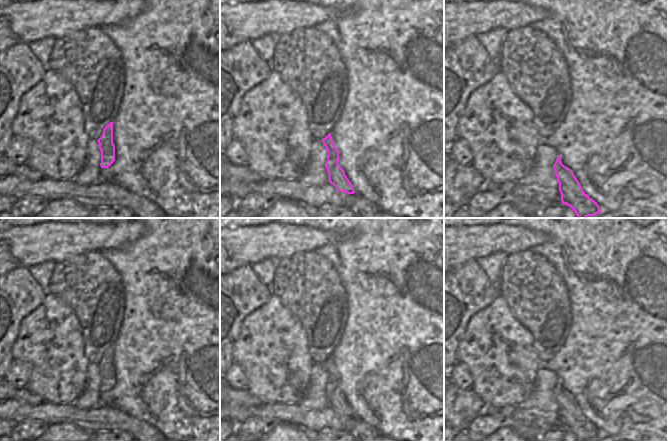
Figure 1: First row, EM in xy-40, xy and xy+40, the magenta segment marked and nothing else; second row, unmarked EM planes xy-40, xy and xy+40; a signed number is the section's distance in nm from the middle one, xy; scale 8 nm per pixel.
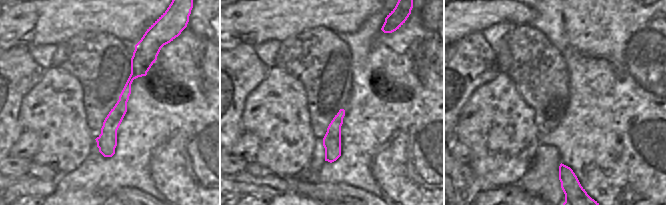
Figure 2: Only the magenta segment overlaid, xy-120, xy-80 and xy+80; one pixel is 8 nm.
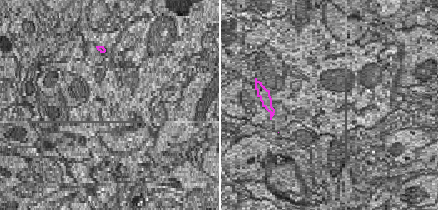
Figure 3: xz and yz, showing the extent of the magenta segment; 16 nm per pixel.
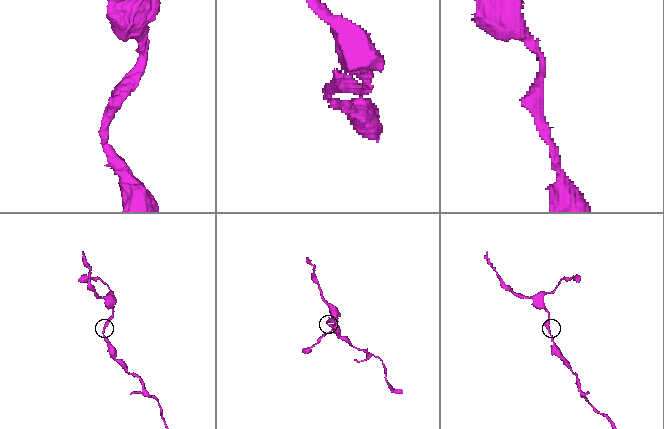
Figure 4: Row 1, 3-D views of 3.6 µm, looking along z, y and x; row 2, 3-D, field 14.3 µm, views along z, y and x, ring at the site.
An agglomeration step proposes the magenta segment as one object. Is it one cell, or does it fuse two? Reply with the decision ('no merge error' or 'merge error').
no merge error

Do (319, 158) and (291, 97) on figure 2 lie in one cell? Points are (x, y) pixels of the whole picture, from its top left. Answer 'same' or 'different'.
different

